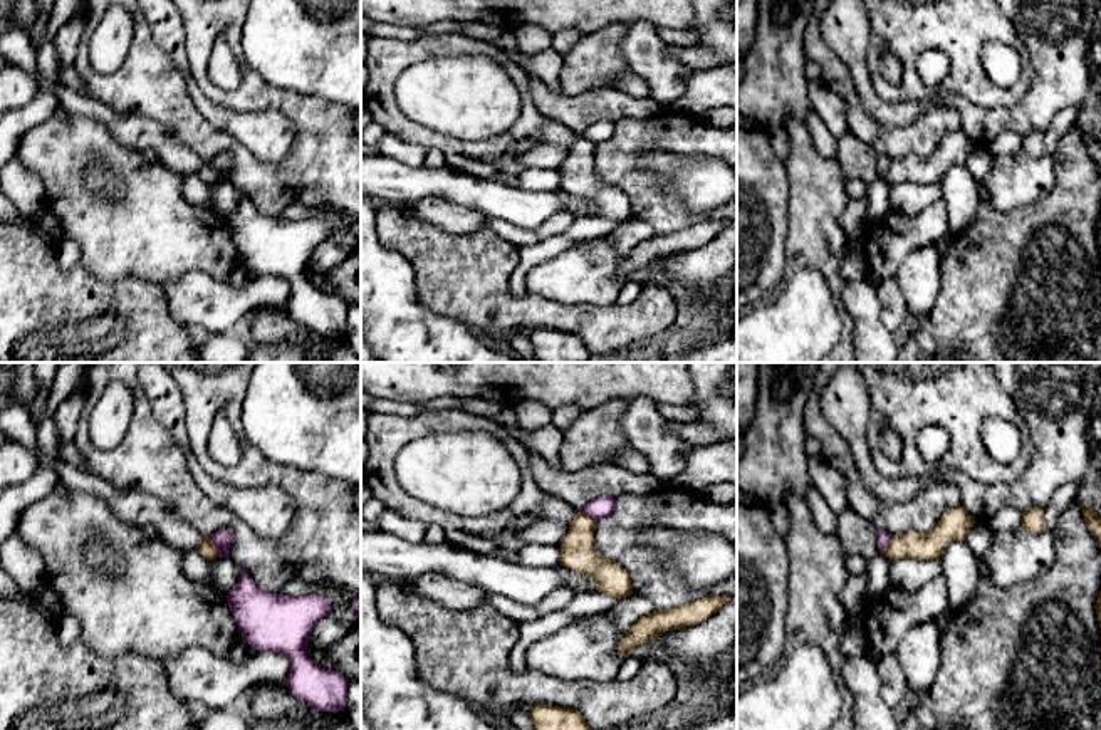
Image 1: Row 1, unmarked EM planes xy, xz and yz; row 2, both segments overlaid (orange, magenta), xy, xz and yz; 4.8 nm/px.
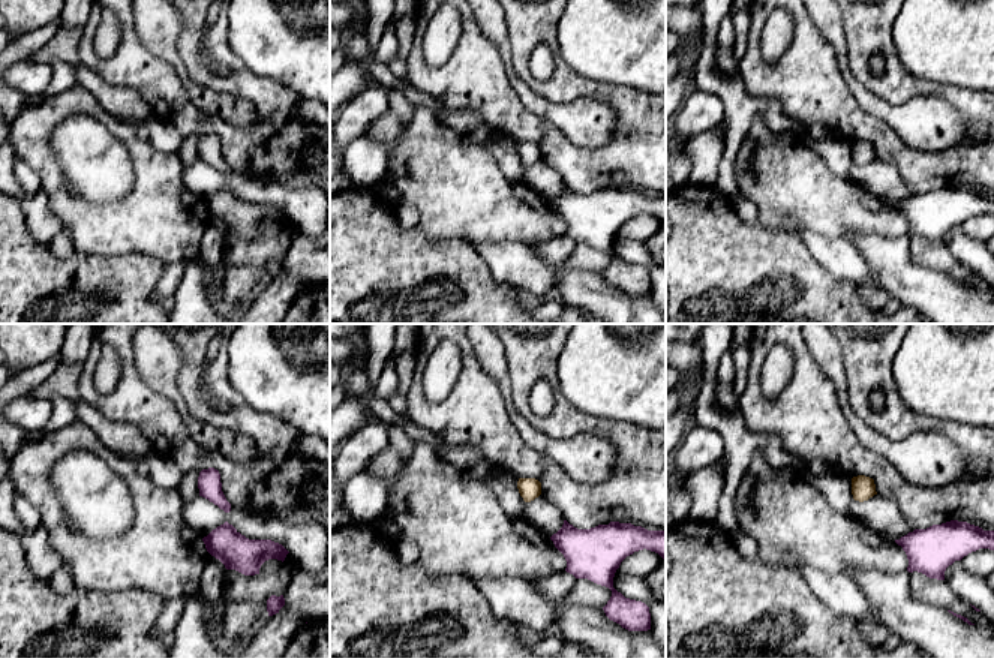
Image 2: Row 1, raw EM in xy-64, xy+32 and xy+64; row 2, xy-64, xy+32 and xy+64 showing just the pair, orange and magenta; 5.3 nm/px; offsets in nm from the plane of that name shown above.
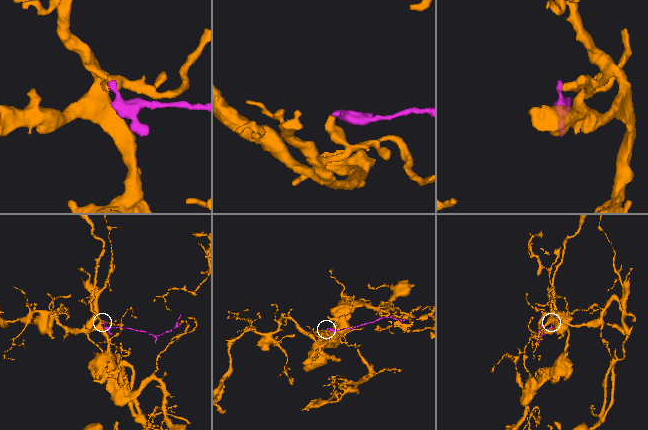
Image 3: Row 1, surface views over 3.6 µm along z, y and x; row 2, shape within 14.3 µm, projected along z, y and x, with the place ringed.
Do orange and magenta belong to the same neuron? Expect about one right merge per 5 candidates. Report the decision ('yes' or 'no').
no

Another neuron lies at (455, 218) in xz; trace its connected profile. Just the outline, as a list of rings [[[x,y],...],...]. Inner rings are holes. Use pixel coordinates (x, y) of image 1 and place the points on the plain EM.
[[[426,196],[410,208],[416,220],[426,222],[451,235],[473,233],[485,228],[487,216],[465,205],[438,196]]]

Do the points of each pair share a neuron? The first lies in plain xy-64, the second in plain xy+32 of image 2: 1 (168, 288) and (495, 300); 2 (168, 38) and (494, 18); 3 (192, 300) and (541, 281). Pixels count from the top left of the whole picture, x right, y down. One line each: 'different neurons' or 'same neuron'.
1: different neurons
2: same neuron
3: different neurons

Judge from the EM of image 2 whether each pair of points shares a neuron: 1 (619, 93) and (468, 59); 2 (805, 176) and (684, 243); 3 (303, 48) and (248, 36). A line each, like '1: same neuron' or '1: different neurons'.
1: same neuron
2: different neurons
3: same neuron

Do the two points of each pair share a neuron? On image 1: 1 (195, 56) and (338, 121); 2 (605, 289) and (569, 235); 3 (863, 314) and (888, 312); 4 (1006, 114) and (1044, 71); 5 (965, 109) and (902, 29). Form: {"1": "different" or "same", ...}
{"1": "same", "2": "different", "3": "different", "4": "same", "5": "different"}

